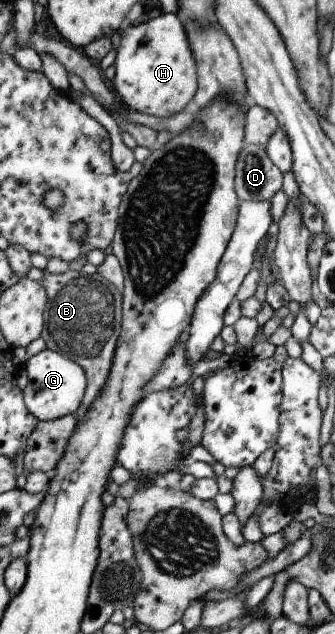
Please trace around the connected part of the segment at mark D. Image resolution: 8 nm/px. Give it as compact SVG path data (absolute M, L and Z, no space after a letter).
M243 143L235 163L233 184L240 202L269 200L282 185L282 173L270 161L263 146Z

